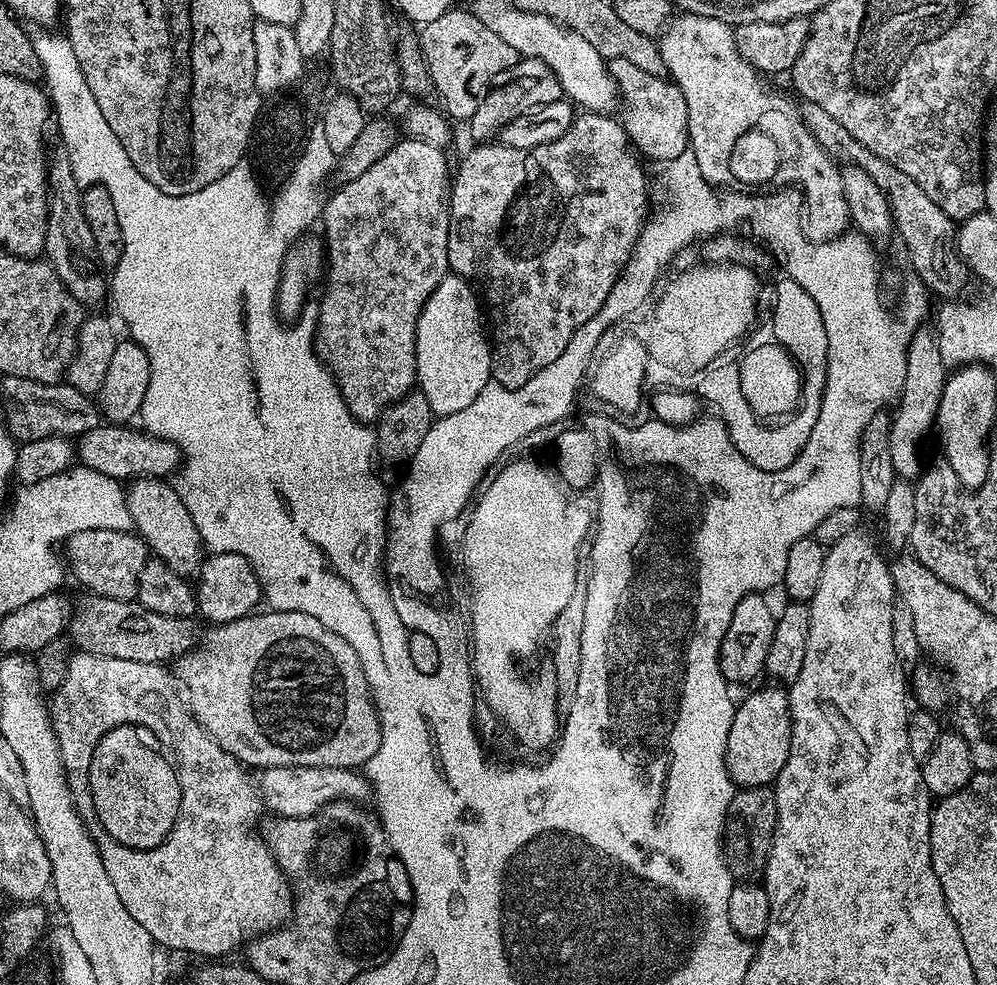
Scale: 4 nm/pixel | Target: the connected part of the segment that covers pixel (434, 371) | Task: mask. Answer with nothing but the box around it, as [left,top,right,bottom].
[416,274,492,417]

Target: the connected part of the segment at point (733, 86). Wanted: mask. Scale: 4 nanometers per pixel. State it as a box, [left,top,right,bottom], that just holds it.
[659,12,850,242]

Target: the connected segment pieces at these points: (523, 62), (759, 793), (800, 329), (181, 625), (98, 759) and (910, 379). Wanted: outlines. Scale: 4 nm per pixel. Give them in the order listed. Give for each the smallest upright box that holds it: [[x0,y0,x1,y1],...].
[[470,58,564,142],[724,787,776,878],[718,276,829,472],[66,595,198,664],[86,729,178,850],[888,330,950,478]]

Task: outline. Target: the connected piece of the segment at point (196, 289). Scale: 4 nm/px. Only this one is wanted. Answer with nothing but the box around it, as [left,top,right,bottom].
[31,30,429,702]

